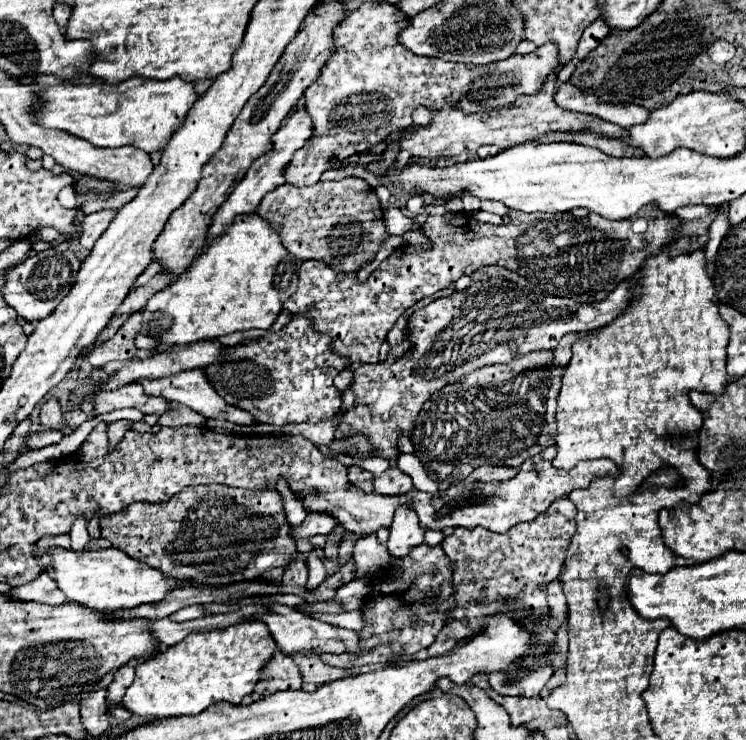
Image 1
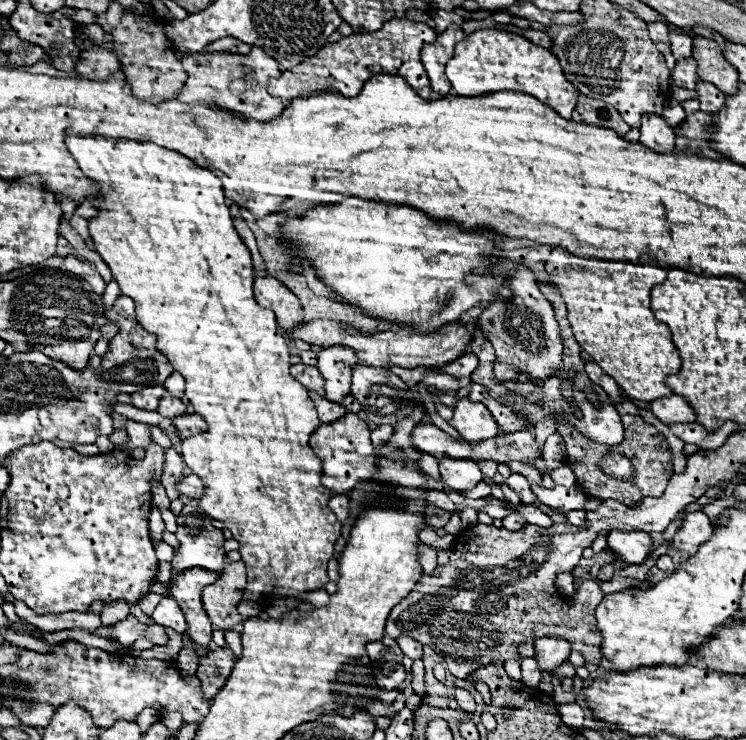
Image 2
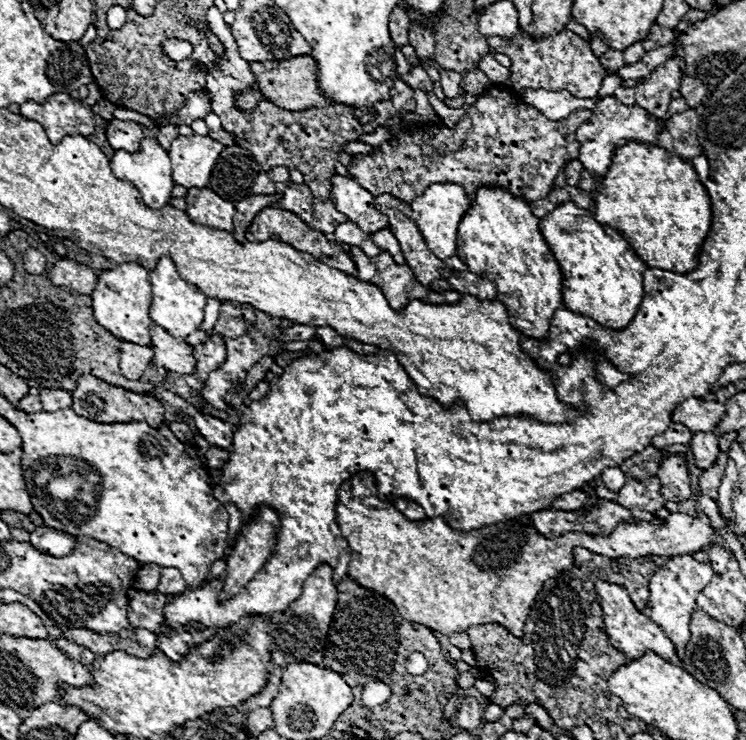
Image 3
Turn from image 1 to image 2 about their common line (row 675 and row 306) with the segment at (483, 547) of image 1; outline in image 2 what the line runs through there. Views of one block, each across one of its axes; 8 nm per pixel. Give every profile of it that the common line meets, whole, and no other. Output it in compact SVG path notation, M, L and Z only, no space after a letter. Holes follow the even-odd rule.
M518 266L514 274L508 276L508 286L512 288L512 300L490 304L490 308L486 308L476 320L478 330L492 342L496 350L494 376L502 384L516 380L522 372L530 380L546 380L562 368L564 354L554 308L540 292L534 274L528 268Z

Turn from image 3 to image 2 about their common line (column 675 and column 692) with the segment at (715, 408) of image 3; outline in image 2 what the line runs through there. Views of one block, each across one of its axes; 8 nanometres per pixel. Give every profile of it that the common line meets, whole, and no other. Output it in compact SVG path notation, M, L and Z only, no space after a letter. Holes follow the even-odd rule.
M668 396L654 400L650 404L650 410L656 418L660 418L664 424L678 424L678 422L692 422L696 416L690 408L690 404L682 396Z

